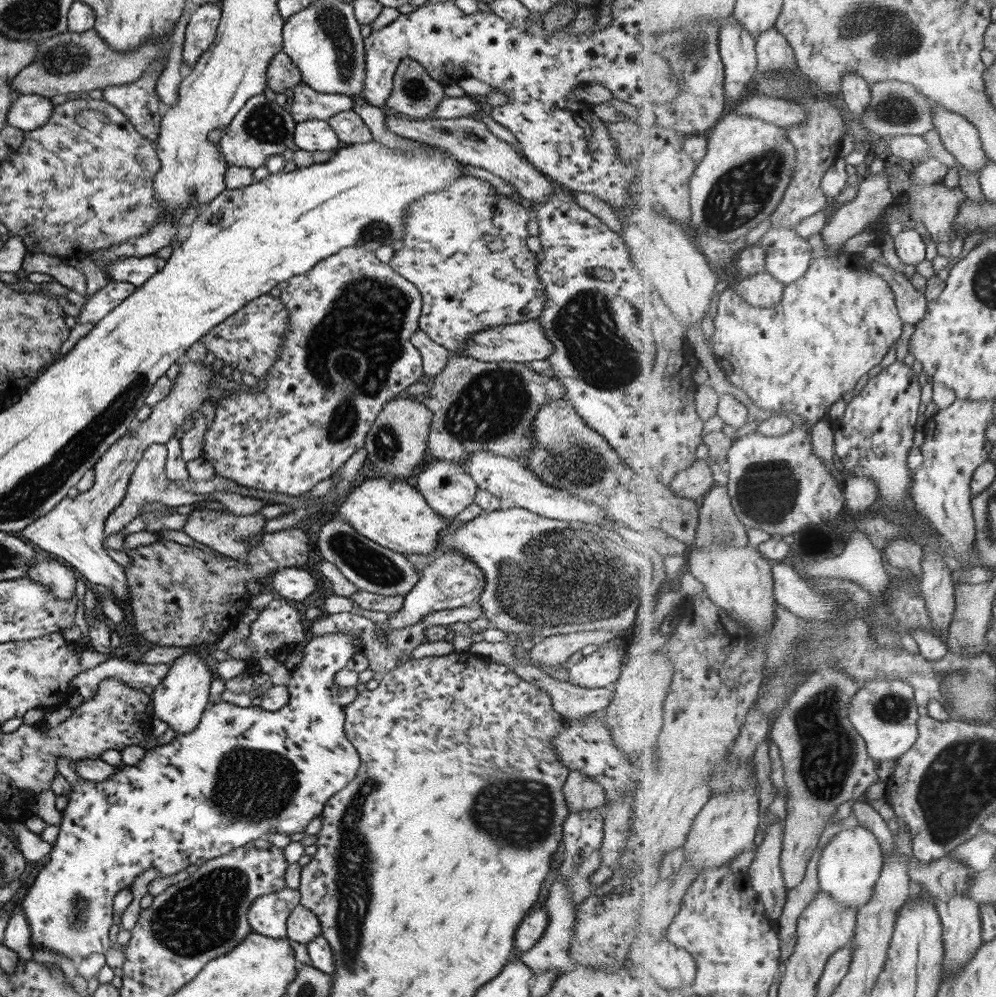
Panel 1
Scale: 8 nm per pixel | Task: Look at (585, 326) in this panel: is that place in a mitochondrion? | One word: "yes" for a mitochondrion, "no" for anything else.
yes

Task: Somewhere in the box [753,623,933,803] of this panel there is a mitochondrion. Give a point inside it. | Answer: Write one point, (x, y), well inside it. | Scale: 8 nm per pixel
(893, 707)

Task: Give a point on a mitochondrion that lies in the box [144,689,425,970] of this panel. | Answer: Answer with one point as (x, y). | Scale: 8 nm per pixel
(203, 916)

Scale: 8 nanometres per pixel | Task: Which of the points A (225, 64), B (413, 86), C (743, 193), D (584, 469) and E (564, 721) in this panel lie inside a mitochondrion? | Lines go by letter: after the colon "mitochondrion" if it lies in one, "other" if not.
A: other
B: mitochondrion
C: mitochondrion
D: mitochondrion
E: other

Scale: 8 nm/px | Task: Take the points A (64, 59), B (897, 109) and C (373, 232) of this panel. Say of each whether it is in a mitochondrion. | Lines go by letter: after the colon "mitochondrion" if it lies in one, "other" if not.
A: mitochondrion
B: mitochondrion
C: mitochondrion

